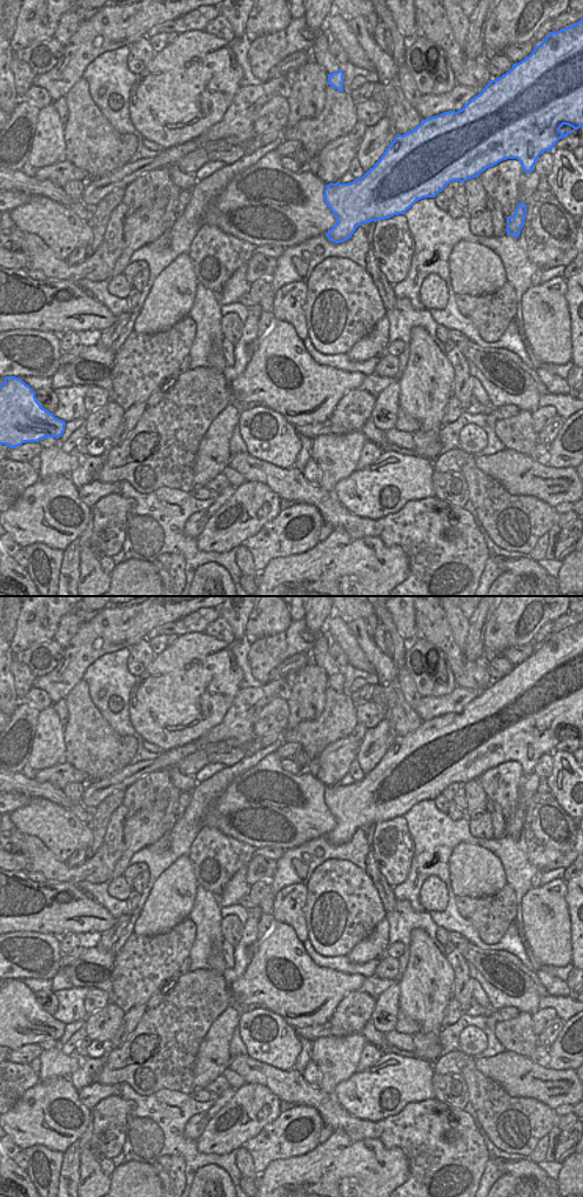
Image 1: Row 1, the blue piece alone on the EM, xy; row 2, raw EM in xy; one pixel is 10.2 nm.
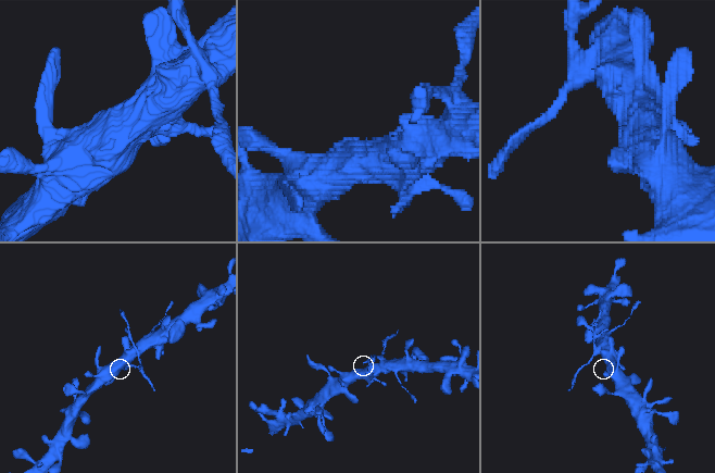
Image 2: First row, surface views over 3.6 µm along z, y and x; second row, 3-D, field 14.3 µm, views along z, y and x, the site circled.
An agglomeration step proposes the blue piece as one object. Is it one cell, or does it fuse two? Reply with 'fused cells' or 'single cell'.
fused cells

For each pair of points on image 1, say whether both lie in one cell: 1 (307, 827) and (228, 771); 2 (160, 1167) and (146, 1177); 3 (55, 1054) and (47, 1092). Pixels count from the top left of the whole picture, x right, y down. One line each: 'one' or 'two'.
1: two
2: two
3: two

